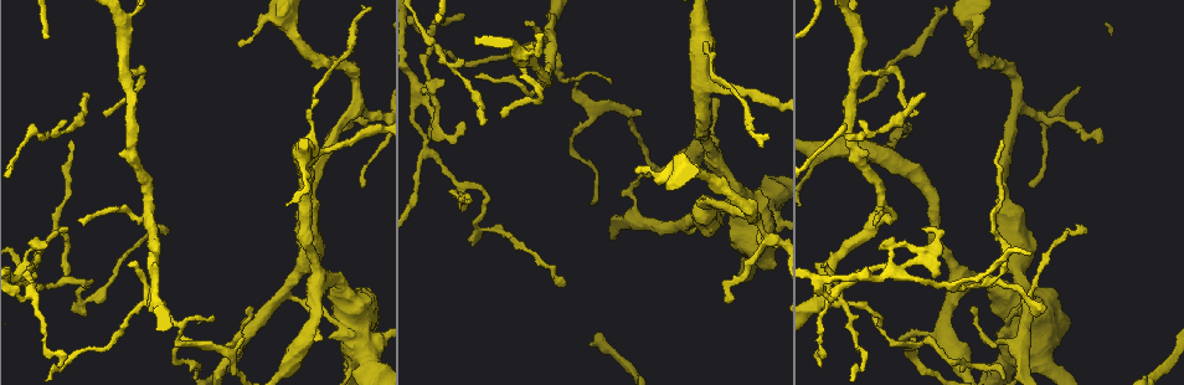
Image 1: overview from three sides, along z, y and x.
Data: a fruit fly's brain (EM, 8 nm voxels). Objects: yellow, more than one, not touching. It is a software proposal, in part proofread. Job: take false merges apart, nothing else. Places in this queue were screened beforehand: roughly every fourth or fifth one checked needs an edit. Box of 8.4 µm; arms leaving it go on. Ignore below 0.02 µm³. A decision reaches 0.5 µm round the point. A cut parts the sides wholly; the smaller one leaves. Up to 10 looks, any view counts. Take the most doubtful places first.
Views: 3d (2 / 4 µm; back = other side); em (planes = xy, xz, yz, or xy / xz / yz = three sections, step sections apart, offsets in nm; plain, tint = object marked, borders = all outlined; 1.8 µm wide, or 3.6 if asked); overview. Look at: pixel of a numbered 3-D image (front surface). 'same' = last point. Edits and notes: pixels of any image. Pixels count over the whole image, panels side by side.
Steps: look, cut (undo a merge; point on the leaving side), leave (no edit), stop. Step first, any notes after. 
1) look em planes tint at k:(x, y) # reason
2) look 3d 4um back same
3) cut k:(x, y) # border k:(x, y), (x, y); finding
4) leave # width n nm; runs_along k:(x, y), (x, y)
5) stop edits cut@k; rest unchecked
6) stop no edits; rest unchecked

look em planes tint at 1:(149, 299) # four or more arms meet

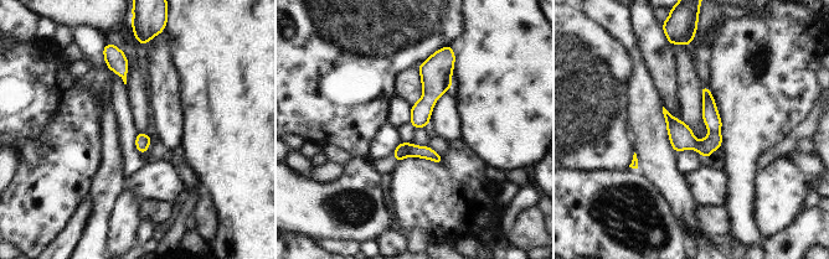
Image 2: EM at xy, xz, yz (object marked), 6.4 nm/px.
cut 2:(402, 150) # width 100 nm; two neurons meet here

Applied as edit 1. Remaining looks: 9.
look em planes tint at 1:(286, 289) # three arms meet

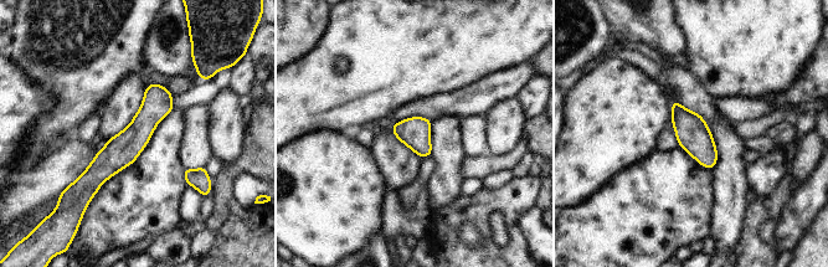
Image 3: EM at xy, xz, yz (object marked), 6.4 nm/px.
leave # runs_along 3:(163, 90), (142, 128), (80, 181); continuous, no second neuron

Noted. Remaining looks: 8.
look em yz step 16 tint at 1:(311, 125) # three arms meet

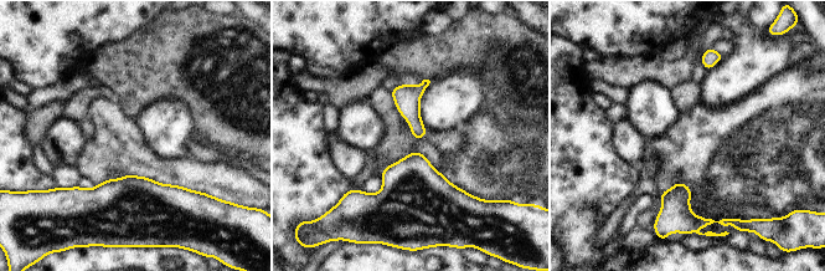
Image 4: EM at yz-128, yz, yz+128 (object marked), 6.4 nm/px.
look em planes borders same

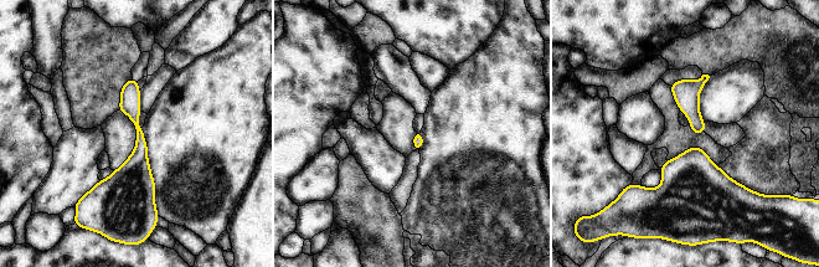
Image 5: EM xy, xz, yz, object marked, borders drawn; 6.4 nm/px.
leave # continuous, no second neuron

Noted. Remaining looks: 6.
look em xy step 4 tint at 1:(198, 347) # three-way junction

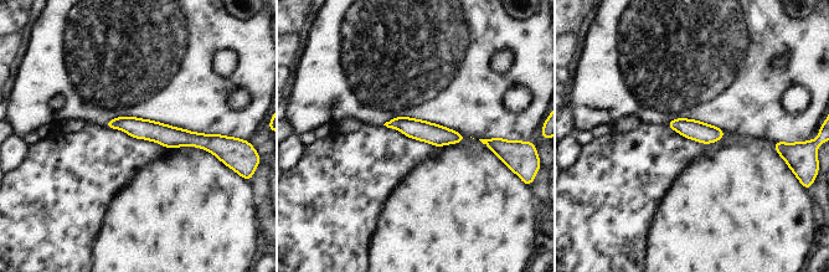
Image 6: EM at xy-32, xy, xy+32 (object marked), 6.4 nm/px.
look em planes tint same # another direction

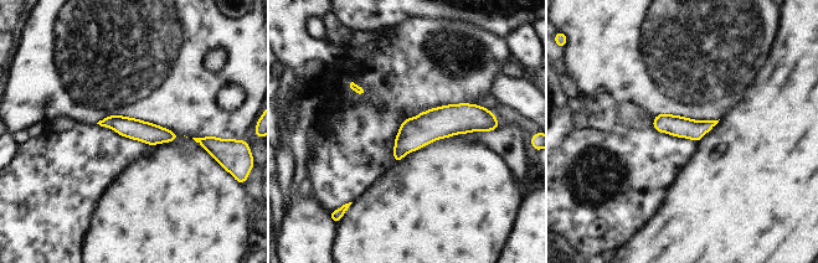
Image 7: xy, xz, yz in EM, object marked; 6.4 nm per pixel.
leave # continuous, no second neuron

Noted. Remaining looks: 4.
stop edits cut@2; rest unchecked

